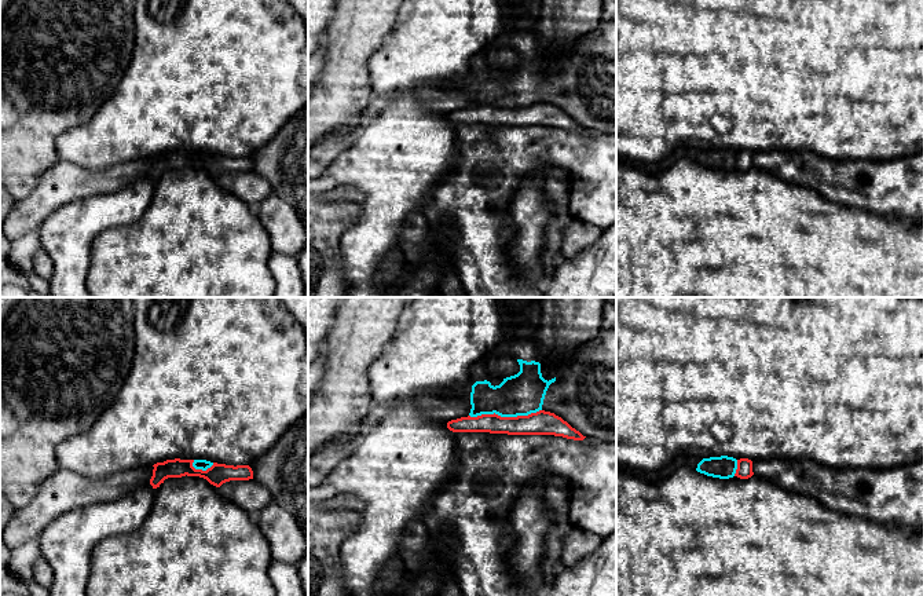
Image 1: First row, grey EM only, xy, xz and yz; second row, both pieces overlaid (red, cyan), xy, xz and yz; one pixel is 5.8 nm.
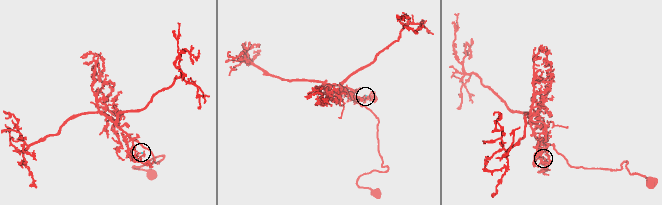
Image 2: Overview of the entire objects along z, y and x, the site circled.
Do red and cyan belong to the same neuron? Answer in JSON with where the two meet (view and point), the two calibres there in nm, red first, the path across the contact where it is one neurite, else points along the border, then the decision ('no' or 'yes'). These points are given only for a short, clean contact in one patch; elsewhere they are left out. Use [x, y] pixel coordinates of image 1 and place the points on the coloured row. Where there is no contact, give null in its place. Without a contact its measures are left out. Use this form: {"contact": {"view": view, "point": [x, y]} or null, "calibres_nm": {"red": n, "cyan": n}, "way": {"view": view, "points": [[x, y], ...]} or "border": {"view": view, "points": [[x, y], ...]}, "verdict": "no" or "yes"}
{"contact": {"view": "xz", "point": [505, 417]}, "calibres_nm": {"red": 140, "cyan": 240}, "border": {"view": "xz", "points": [[541, 409], [516, 416], [498, 416], [494, 413], [469, 416]]}, "verdict": "no"}

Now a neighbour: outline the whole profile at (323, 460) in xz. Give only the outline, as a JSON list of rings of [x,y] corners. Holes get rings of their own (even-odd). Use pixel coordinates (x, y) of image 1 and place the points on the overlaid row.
[[[384,406],[371,407],[366,417],[359,423],[355,439],[338,439],[318,449],[308,458],[308,487],[322,483],[340,461],[349,457],[355,451],[363,435],[380,421],[384,413]]]

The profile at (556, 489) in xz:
[[[550,473],[541,487],[542,511],[552,527],[546,534],[542,575],[549,586],[561,571],[561,553],[567,534],[574,529],[569,522],[568,507],[572,483],[567,476]]]

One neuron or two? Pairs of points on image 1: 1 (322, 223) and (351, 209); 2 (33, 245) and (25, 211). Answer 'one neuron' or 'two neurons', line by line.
1: one neuron
2: two neurons

